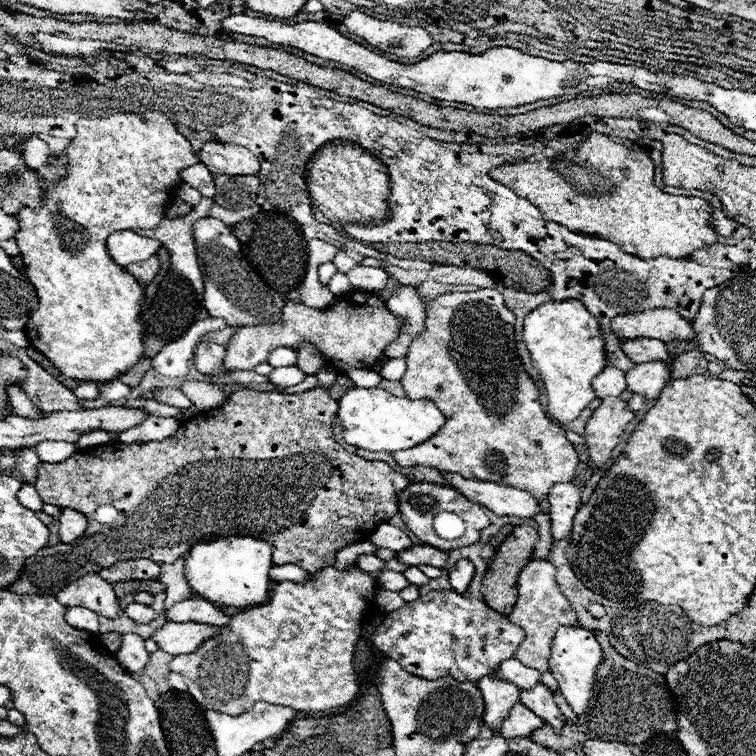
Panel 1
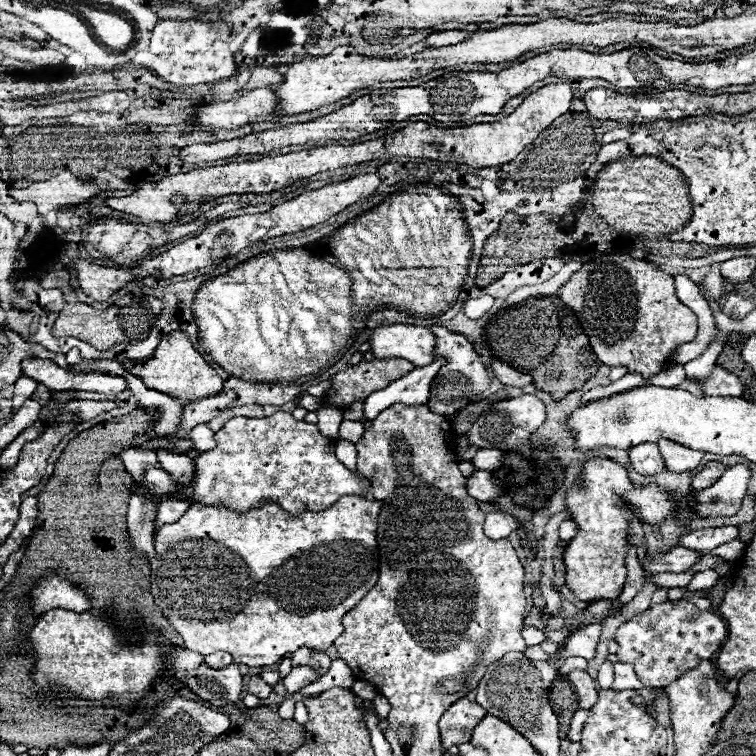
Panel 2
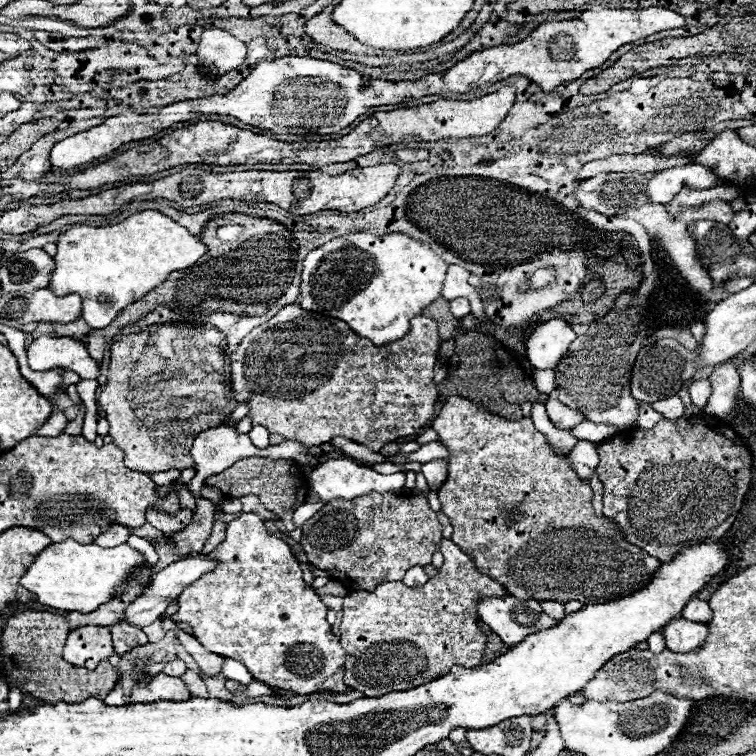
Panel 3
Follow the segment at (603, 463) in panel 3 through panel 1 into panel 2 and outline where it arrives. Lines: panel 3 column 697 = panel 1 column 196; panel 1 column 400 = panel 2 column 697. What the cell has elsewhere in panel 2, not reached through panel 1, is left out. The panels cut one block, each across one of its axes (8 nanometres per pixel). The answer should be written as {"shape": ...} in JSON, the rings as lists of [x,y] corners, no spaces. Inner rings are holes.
{"shape":[[[708,462],[706,468],[694,476],[694,480],[692,480],[692,488],[690,488],[690,490],[700,492],[700,490],[712,486],[712,484],[714,484],[726,470],[728,470],[728,466],[724,466],[724,464],[720,464],[720,462]]]}

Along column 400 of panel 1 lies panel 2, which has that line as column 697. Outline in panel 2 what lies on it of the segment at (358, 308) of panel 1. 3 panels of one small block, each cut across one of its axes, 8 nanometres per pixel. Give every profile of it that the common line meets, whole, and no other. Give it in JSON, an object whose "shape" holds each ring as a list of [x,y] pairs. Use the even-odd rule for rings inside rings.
{"shape":[[[602,254],[586,262],[558,290],[558,298],[578,316],[598,360],[606,366],[626,366],[650,378],[660,372],[678,344],[696,336],[696,314],[674,292],[674,276],[630,254]]]}

